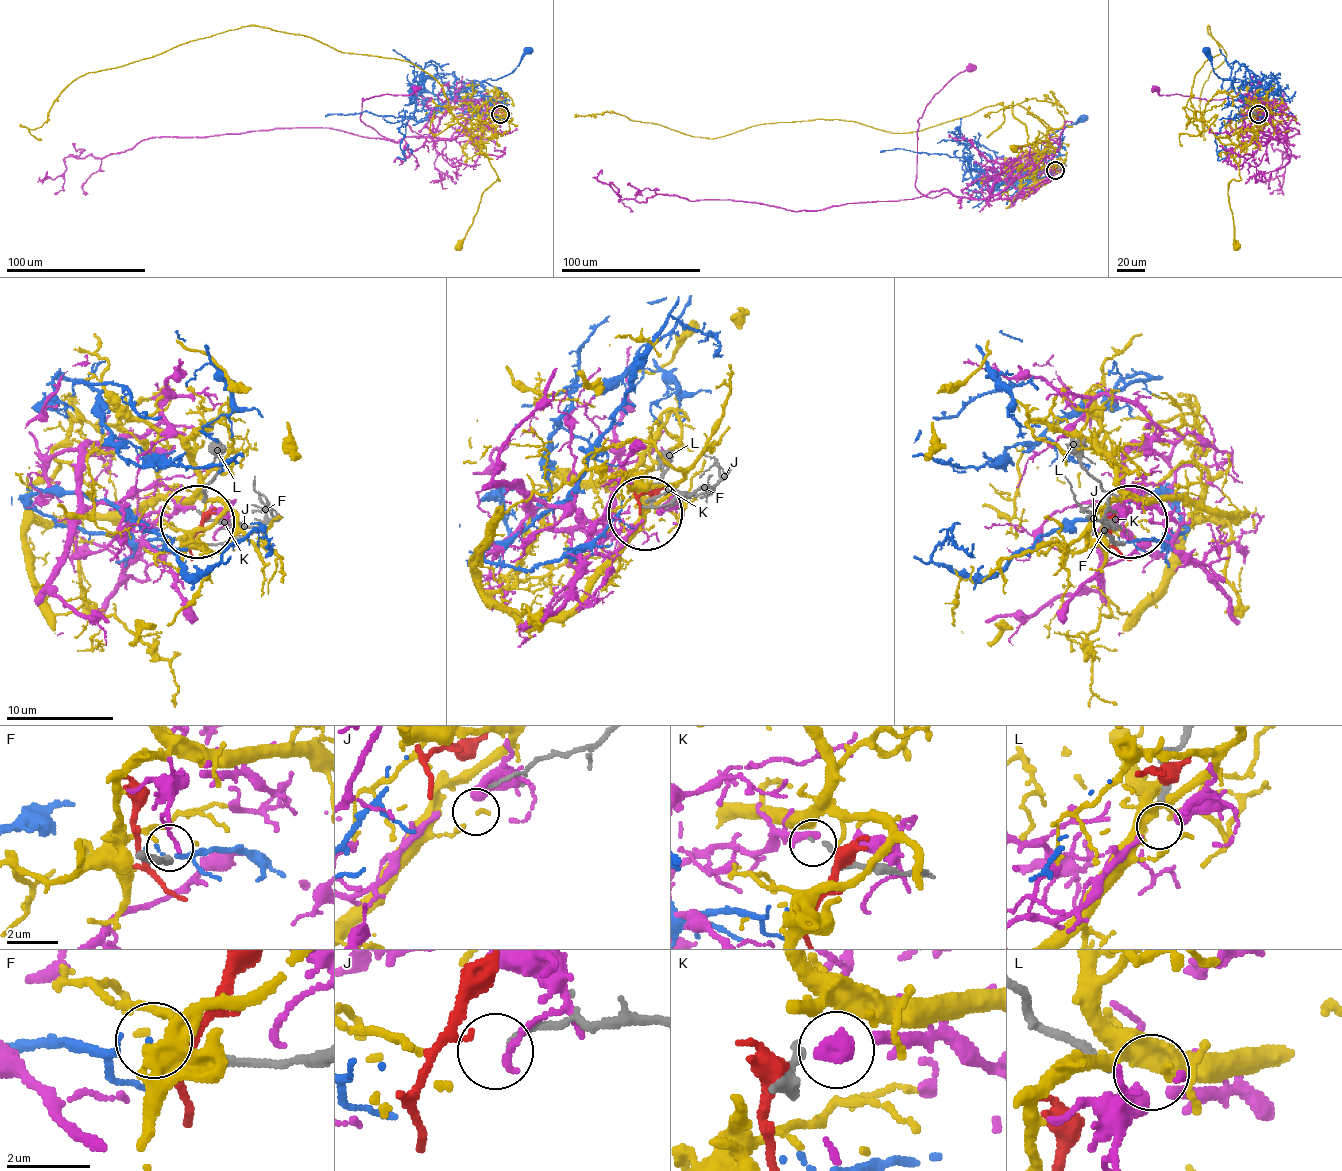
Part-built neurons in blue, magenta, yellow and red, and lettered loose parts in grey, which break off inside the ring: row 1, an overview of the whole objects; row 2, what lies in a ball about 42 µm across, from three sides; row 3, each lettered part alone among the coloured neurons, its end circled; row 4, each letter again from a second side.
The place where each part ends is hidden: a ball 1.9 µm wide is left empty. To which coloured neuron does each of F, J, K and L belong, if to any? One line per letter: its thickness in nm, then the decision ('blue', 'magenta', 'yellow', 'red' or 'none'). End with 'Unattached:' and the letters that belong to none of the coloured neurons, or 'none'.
F: calibre 240 nm; blue
J: calibre 120 nm; none
K: calibre 220 nm; none
L: calibre 240 nm; none
Unattached: J, K, L

